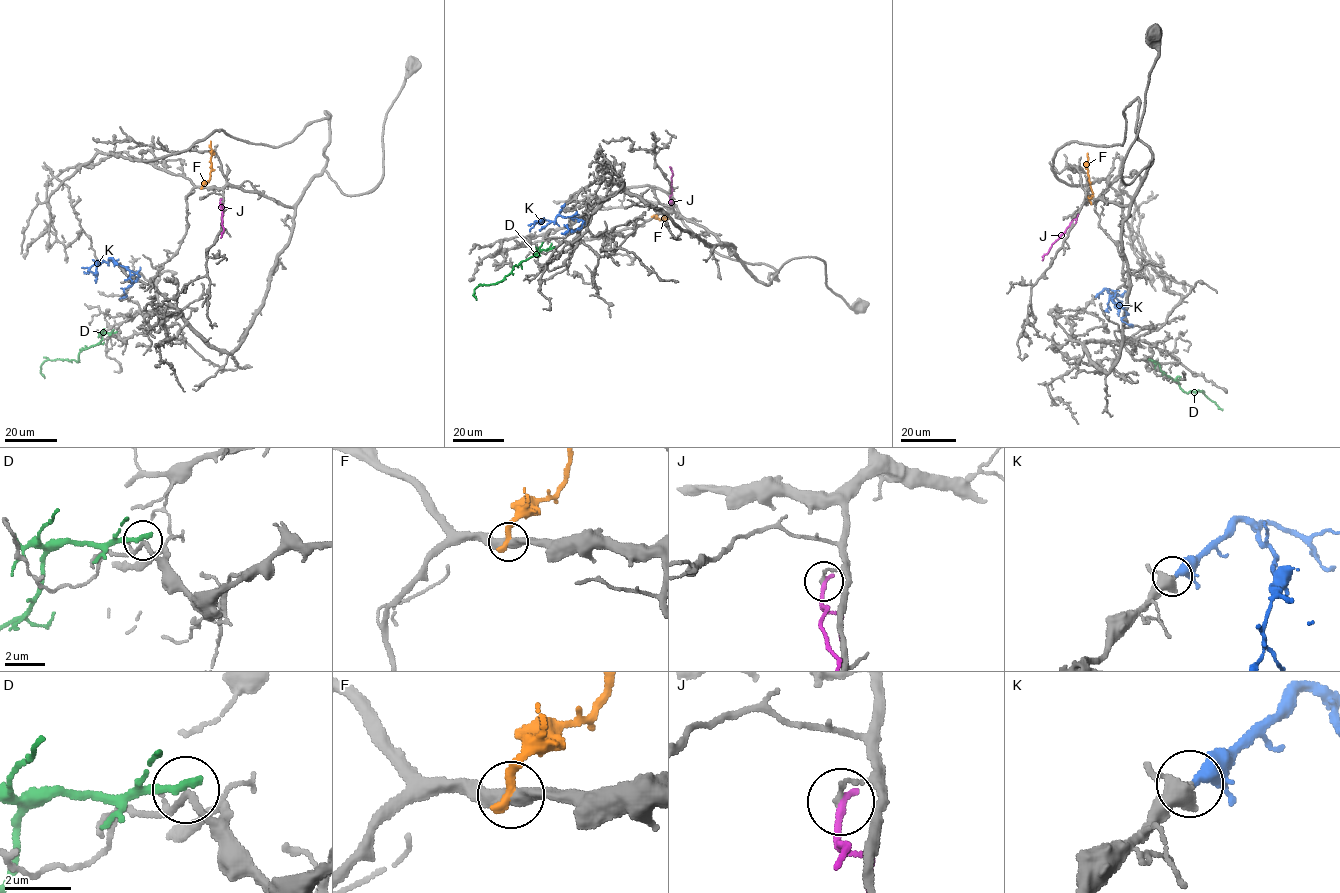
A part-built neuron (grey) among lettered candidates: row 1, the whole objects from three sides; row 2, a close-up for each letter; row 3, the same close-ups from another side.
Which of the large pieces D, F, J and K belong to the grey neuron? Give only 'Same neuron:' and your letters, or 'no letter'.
Same neuron: K

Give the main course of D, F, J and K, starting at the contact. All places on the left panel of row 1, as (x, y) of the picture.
D: (115, 333), (104, 333), (99, 342), (83, 349), (77, 362), (45, 360), (40, 365), (44, 378)
F: (202, 187), (210, 175), (210, 141)
J: (220, 200), (223, 228), (220, 237)
K: (117, 264), (112, 257), (139, 276), (124, 289), (126, 296), (120, 299)

